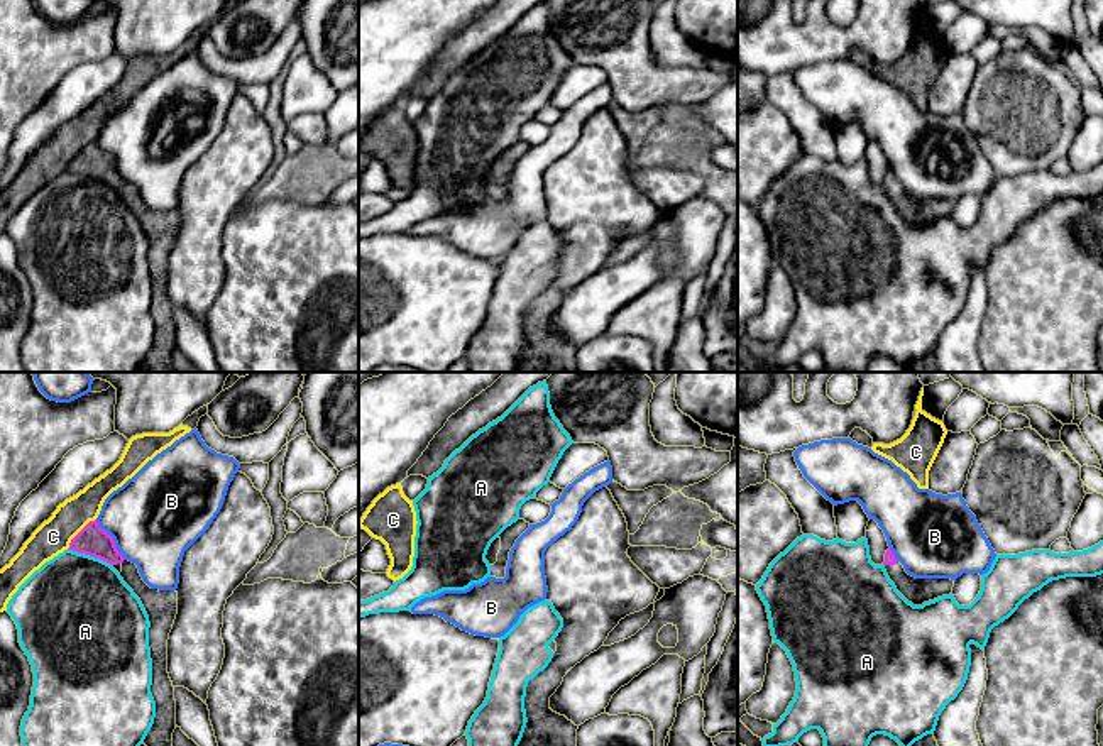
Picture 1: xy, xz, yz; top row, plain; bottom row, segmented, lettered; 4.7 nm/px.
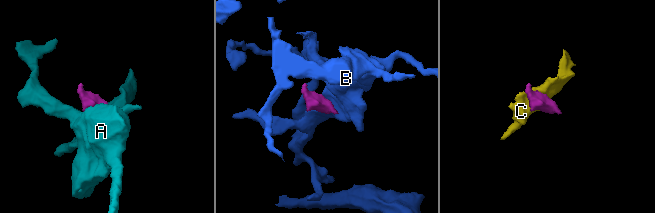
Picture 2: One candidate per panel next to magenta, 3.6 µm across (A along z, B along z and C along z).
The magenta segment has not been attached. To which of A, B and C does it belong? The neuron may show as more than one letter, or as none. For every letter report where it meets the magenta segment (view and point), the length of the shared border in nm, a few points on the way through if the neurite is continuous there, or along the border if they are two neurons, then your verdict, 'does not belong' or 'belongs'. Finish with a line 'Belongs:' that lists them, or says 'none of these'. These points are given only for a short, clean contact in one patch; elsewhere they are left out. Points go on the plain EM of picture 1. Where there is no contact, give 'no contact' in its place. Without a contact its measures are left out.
A: contact xy (90, 176); length 220 nm; border xy (68, 170), (98, 178), (110, 186); does not belong
B: contact xy (112, 161); length 240 nm; border xy (95, 141), (126, 180); does not belong
C: contact xy (78, 154); length 200 nm; does not belong
Belongs: none of these

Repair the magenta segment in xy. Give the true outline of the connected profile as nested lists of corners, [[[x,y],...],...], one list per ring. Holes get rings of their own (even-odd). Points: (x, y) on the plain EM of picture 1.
[[[96,140],[90,142],[69,164],[69,169],[100,179],[110,186],[122,184],[125,179],[117,171],[113,159],[103,152]]]

